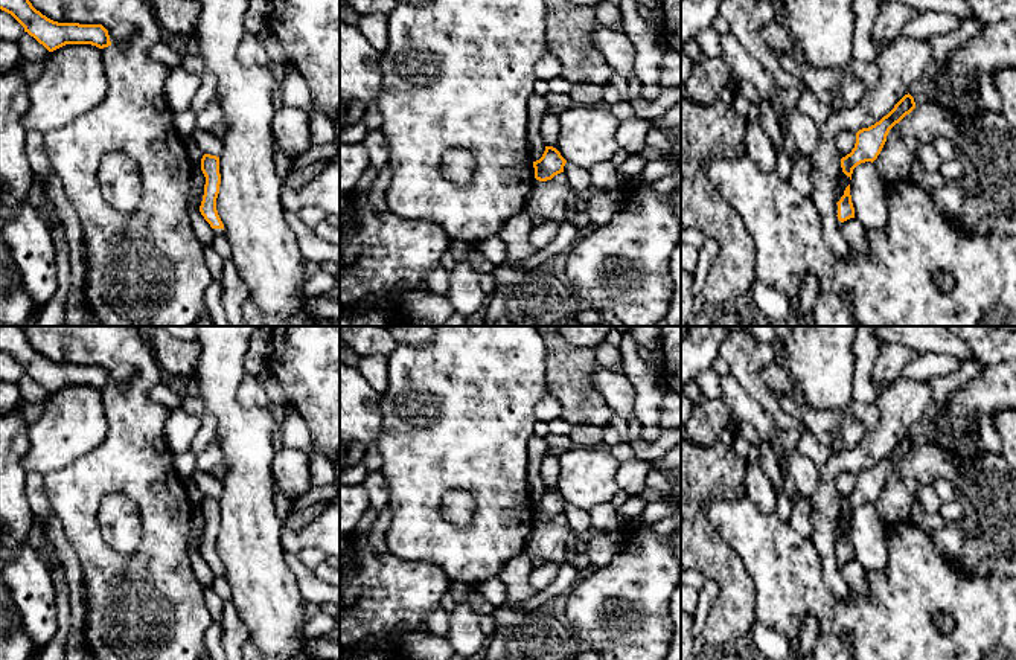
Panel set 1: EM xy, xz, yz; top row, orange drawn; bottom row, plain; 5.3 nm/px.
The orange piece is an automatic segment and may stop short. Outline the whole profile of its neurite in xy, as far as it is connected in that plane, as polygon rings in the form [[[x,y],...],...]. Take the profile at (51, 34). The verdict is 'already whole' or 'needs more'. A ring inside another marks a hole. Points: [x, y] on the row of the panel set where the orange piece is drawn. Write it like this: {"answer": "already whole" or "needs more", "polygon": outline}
{"answer": "already whole", "polygon": [[[0,0],[0,9],[11,14],[49,52],[65,44],[111,46],[102,24],[58,23],[37,11],[29,0]]]}

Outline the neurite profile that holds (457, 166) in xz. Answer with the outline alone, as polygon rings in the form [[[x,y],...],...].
[[[455,148],[443,154],[440,174],[455,186],[465,186],[471,181],[475,169],[475,157],[471,151]]]

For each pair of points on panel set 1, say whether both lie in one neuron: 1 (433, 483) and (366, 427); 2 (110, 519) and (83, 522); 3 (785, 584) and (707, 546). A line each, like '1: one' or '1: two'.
1: two
2: two
3: two

